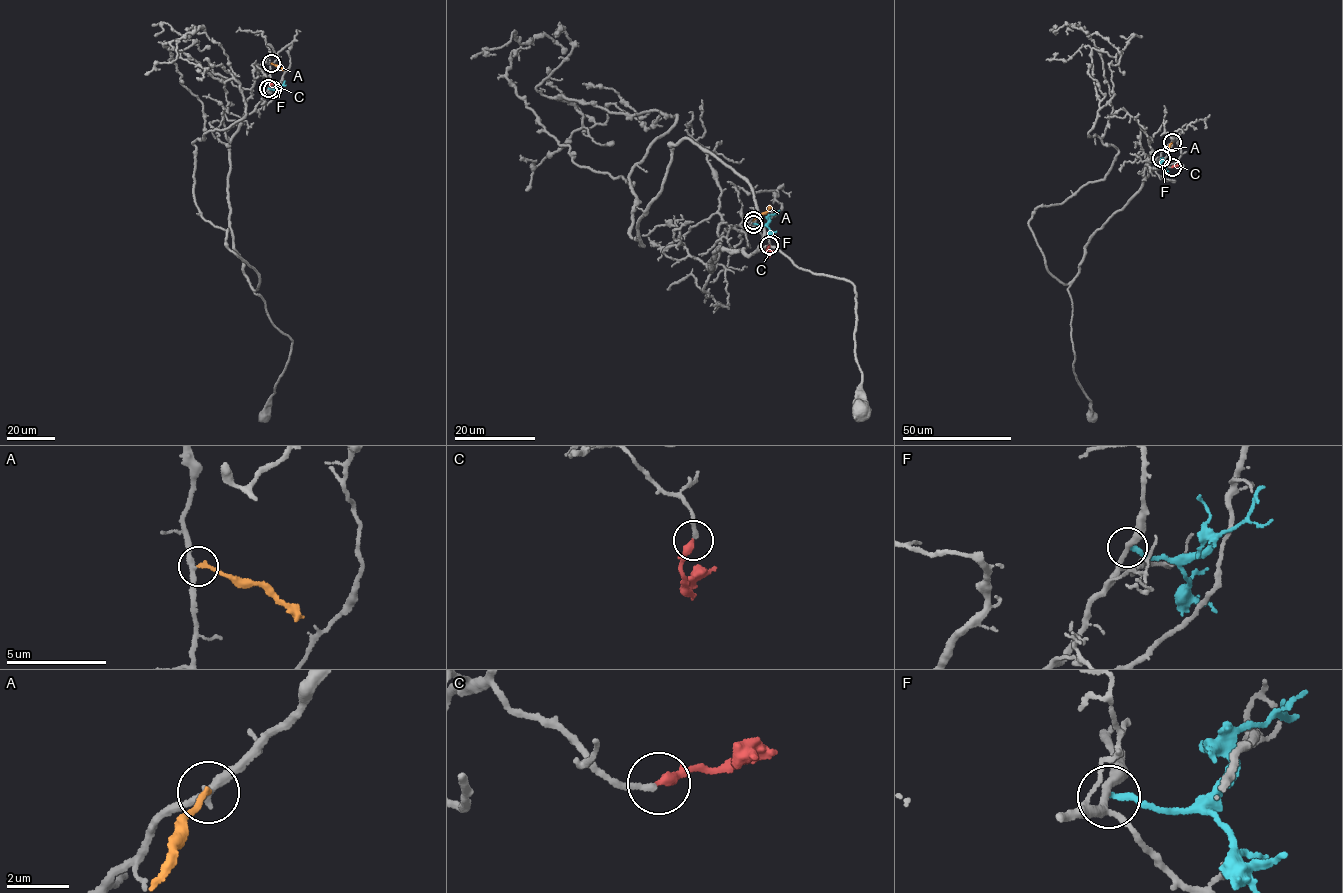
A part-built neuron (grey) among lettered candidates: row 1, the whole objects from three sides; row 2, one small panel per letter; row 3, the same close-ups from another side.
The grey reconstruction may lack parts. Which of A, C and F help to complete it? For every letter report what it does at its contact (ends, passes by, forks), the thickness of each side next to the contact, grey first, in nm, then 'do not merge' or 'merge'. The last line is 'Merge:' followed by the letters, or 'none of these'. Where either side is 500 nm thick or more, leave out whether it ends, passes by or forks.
A: it ends; calibres 280 and 170 nm; do not merge
C: it ends; calibres 220 and 320 nm; merge
F: it ends; calibres 260 and 190 nm; do not merge
Merge: C

